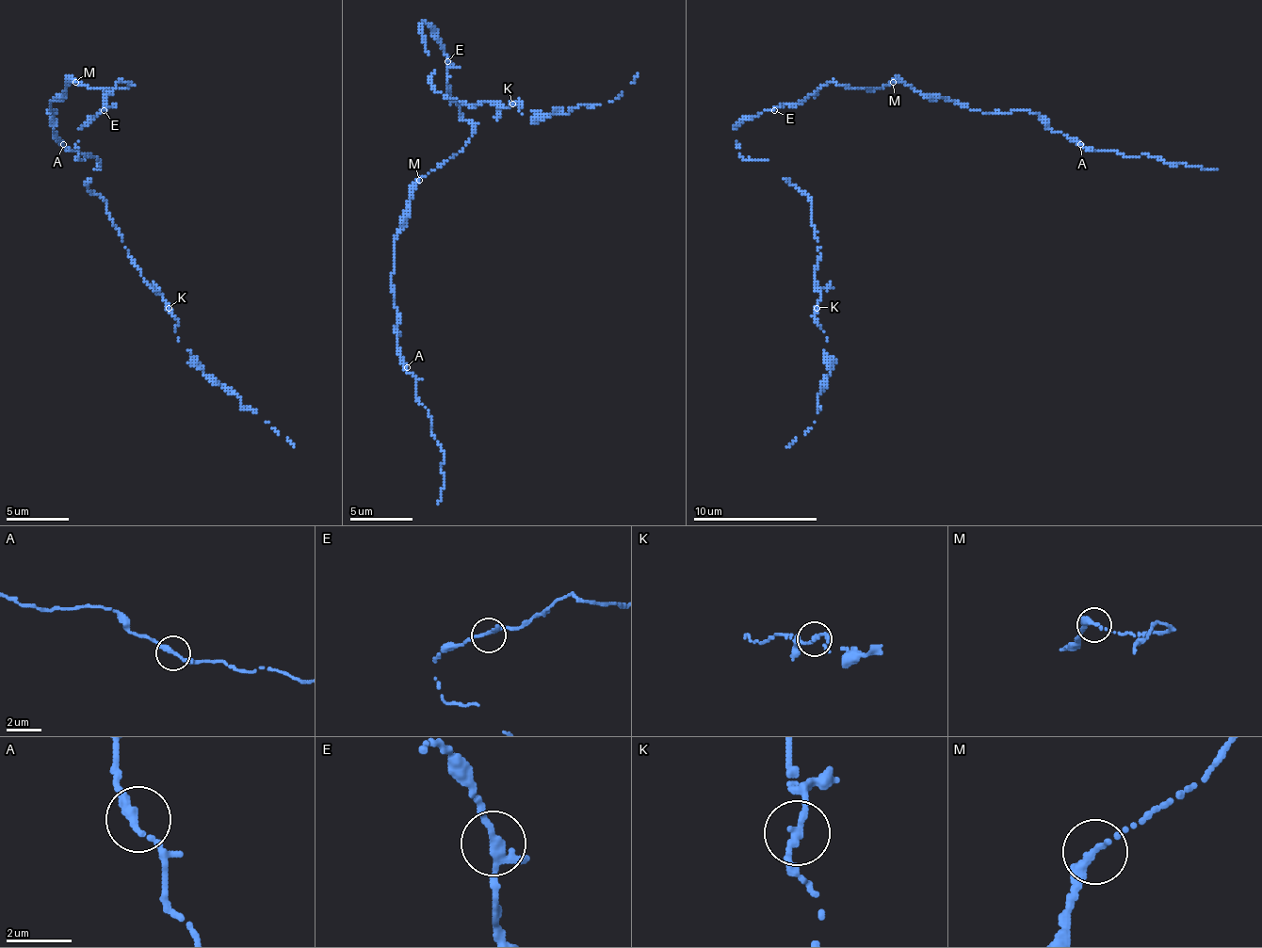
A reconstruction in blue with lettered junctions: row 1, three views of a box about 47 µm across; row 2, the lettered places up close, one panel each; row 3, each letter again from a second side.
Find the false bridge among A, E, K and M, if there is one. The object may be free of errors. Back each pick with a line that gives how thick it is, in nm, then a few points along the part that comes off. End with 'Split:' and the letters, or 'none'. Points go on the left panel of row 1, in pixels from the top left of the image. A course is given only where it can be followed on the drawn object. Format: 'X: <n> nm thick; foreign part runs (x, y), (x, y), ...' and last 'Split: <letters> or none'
Split: none

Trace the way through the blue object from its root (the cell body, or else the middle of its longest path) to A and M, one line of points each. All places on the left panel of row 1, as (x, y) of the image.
A: (104, 110), (104, 98), (125, 82), (125, 88), (72, 82), (47, 113), (54, 110), (54, 135), (63, 144)
M: (104, 110), (104, 98), (119, 82), (125, 82), (128, 85), (125, 88), (88, 88), (75, 82)

